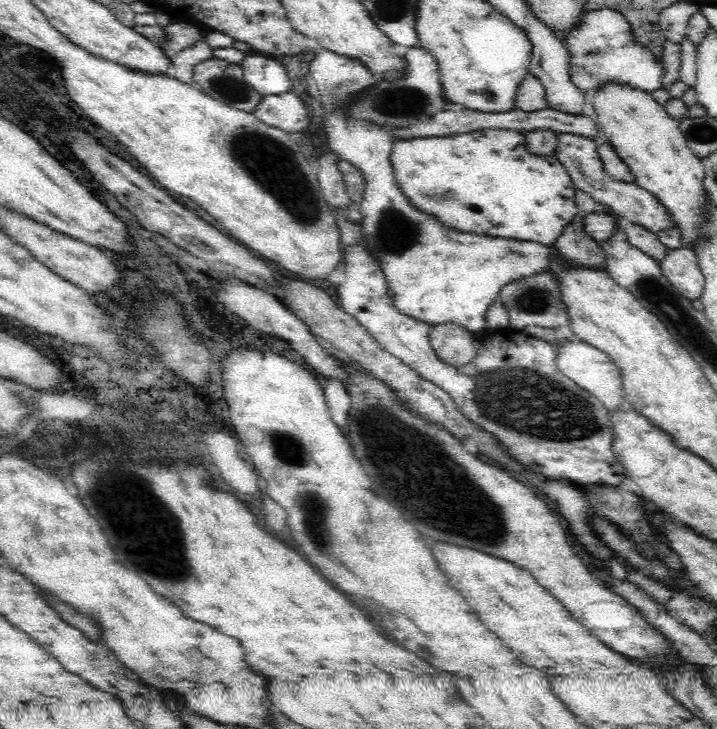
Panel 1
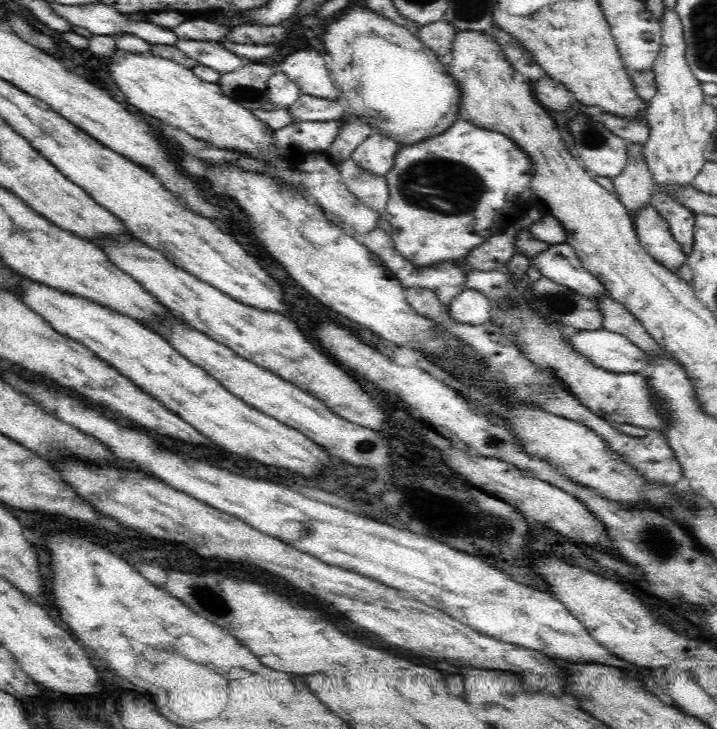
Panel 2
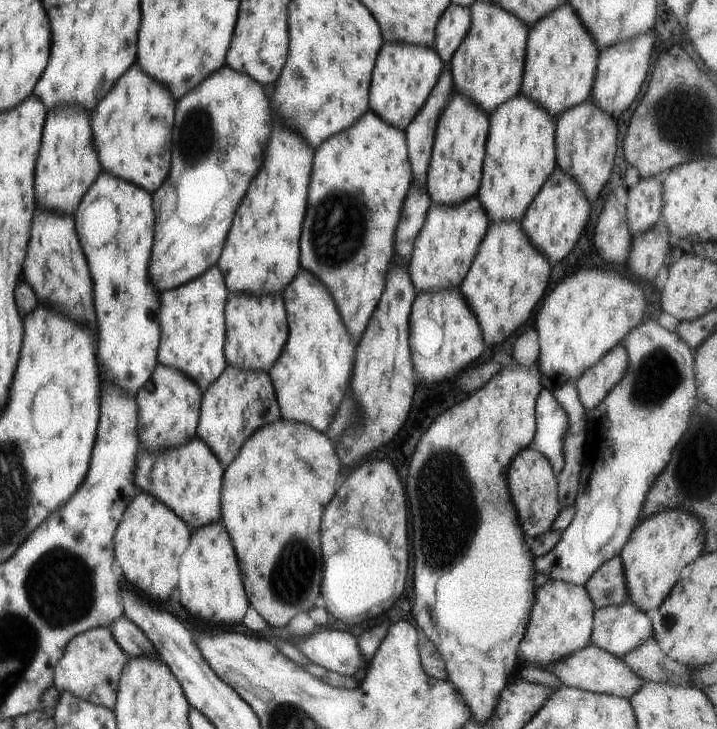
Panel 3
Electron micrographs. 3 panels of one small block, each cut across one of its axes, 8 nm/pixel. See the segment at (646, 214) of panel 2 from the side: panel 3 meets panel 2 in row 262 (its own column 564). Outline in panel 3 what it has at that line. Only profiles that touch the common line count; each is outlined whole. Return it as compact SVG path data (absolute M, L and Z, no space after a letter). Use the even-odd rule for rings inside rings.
M589 644L576 653L552 663L550 672L557 677L563 687L575 687L590 693L603 693L629 700L643 684L643 679L619 658Z

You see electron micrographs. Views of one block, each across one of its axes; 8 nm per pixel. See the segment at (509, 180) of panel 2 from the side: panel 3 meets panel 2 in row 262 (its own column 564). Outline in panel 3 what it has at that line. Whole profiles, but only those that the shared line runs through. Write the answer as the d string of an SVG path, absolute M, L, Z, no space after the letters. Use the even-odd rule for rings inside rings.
M543 387L539 391L534 408L536 429L530 446L549 461L555 475L564 465L562 444L567 415L563 409L555 400L552 390Z

